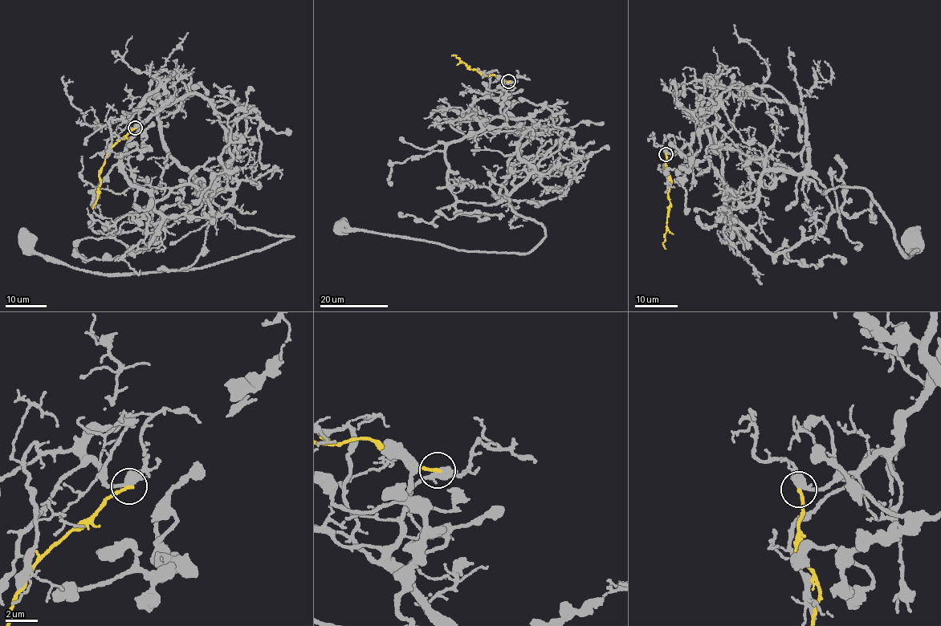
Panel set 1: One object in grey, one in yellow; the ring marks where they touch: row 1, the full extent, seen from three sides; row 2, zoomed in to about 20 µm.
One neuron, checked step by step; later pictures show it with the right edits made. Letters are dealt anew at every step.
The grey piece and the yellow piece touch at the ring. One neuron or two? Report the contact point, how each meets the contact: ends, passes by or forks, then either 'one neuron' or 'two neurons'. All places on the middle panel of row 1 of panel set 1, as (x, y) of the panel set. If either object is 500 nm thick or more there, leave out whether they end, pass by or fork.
at (508, 81); grey passes by; yellow ends there; two neurons

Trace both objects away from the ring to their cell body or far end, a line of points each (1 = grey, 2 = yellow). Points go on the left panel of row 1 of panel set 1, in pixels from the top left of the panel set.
1: (135, 127), (124, 116), (160, 82), (167, 154), (238, 225), (293, 237), (110, 274), (26, 239)
2: (135, 128), (120, 139), (105, 158), (100, 171), (97, 201), (93, 209)

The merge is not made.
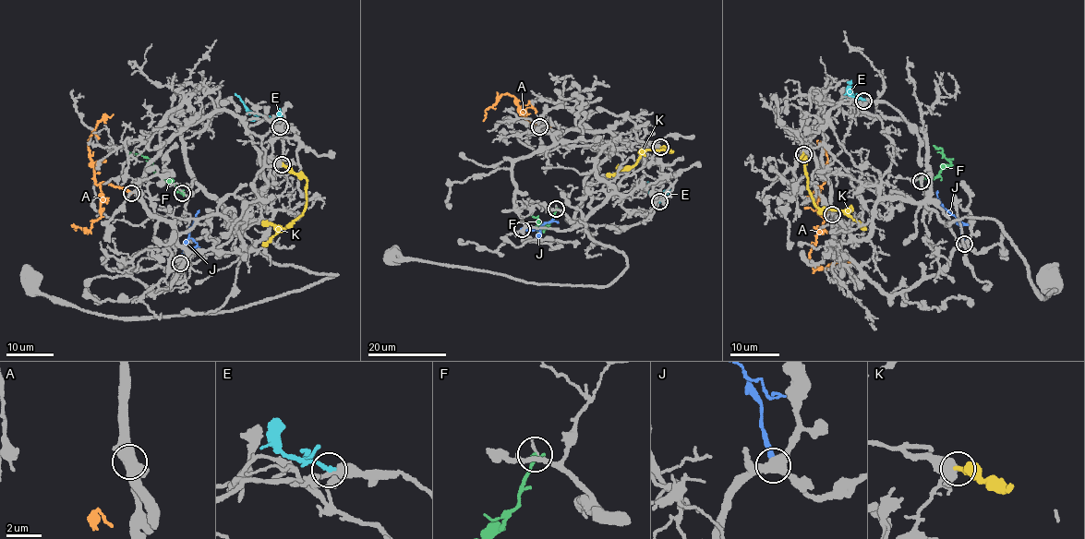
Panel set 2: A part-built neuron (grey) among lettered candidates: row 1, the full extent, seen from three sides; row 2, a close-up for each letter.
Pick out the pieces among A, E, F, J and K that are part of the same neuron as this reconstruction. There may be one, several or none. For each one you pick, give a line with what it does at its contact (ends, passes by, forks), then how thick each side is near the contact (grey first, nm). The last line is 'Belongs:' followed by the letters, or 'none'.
K: it ends there; 750 nm thick on the grey side, 360 nm on the other
Belongs: K

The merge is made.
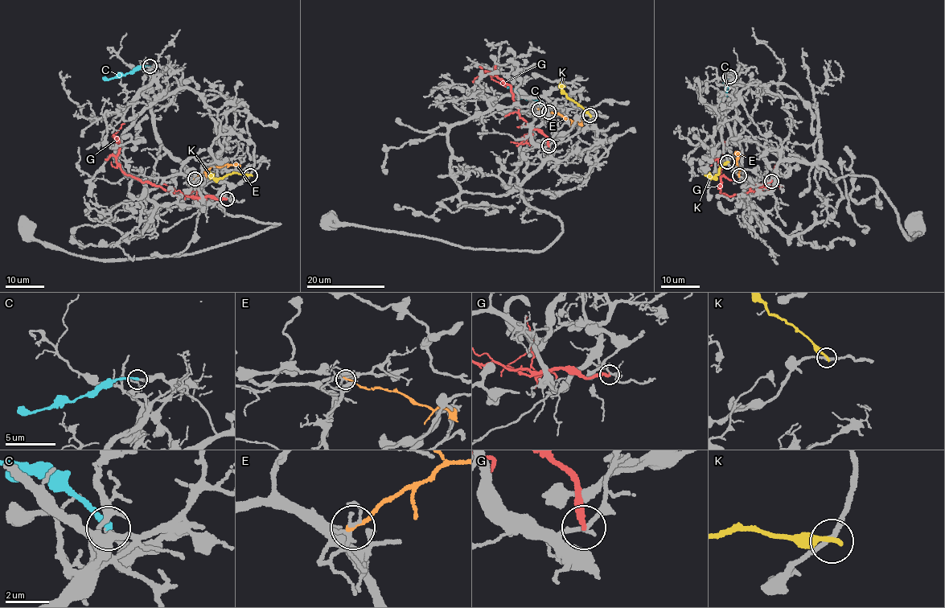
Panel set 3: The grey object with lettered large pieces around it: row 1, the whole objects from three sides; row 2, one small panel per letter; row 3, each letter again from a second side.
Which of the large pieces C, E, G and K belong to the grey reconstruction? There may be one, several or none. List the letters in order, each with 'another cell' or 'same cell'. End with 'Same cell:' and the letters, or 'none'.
C: same cell
E: another cell
G: another cell
K: another cell
Same cell: C

